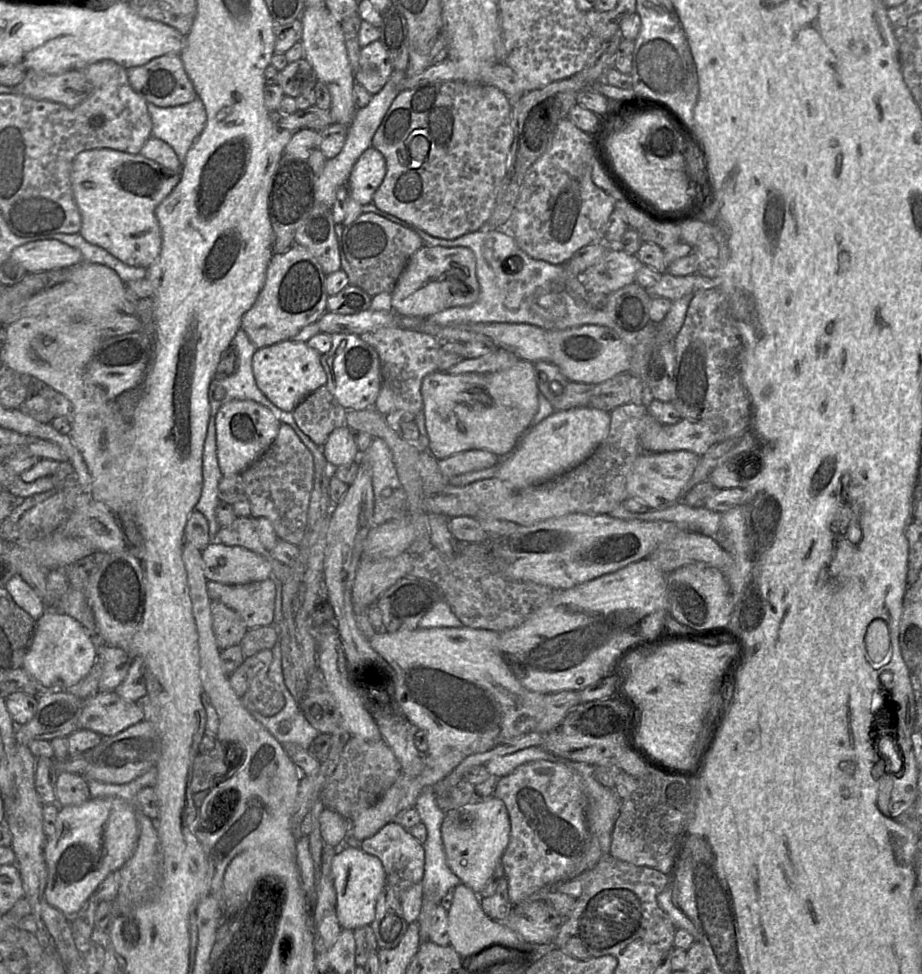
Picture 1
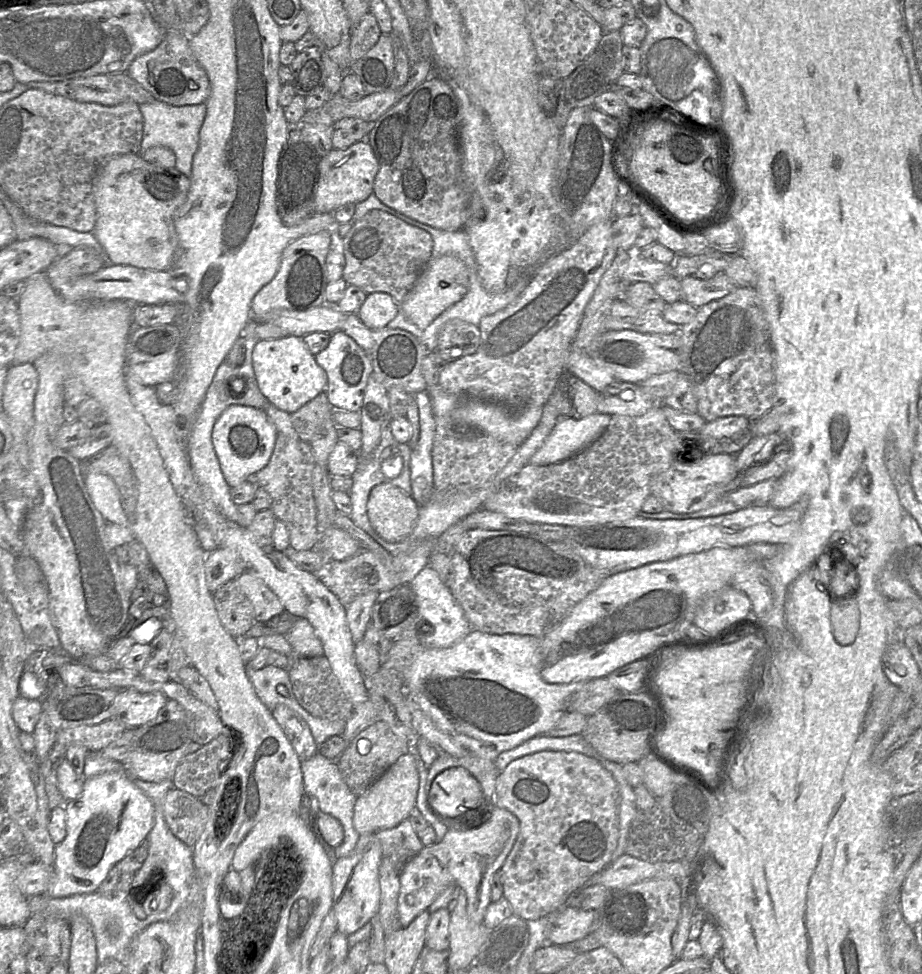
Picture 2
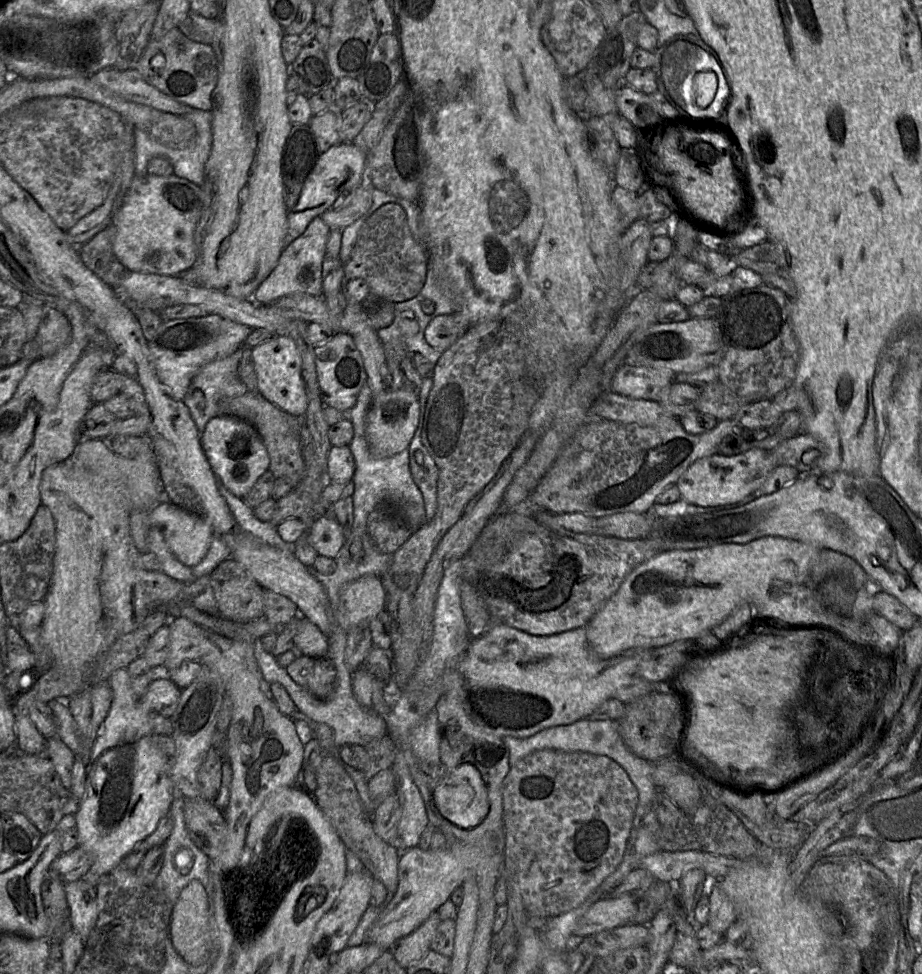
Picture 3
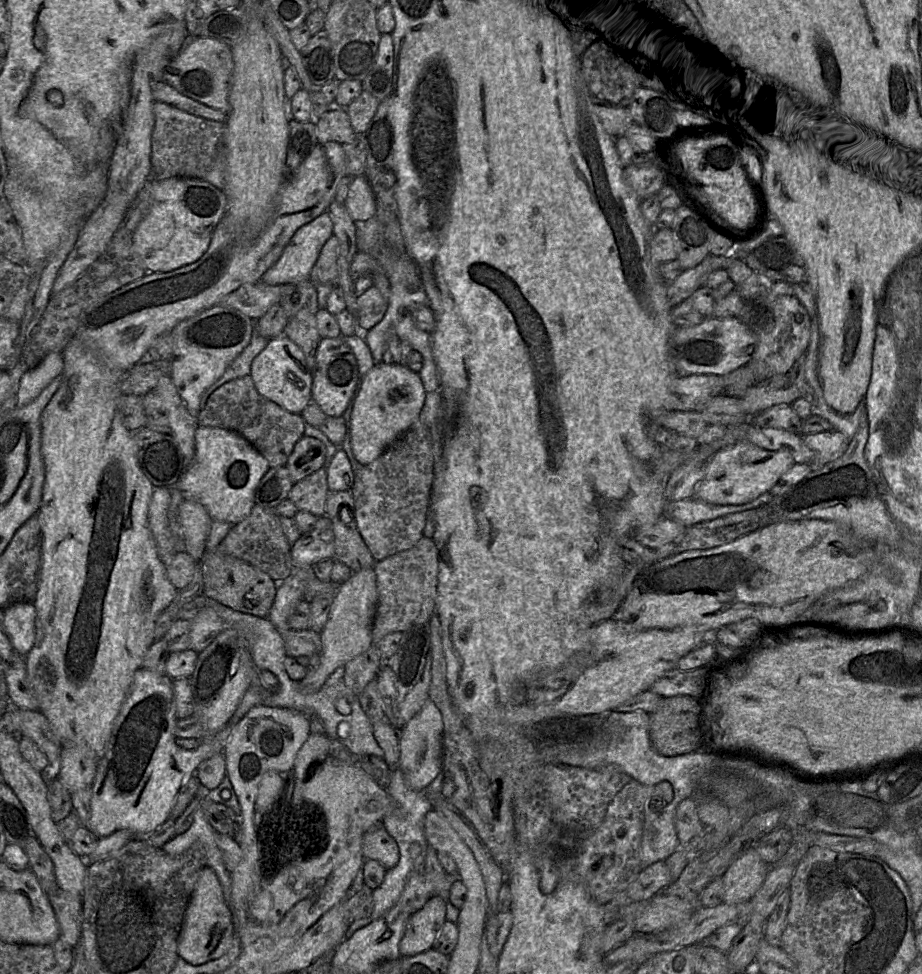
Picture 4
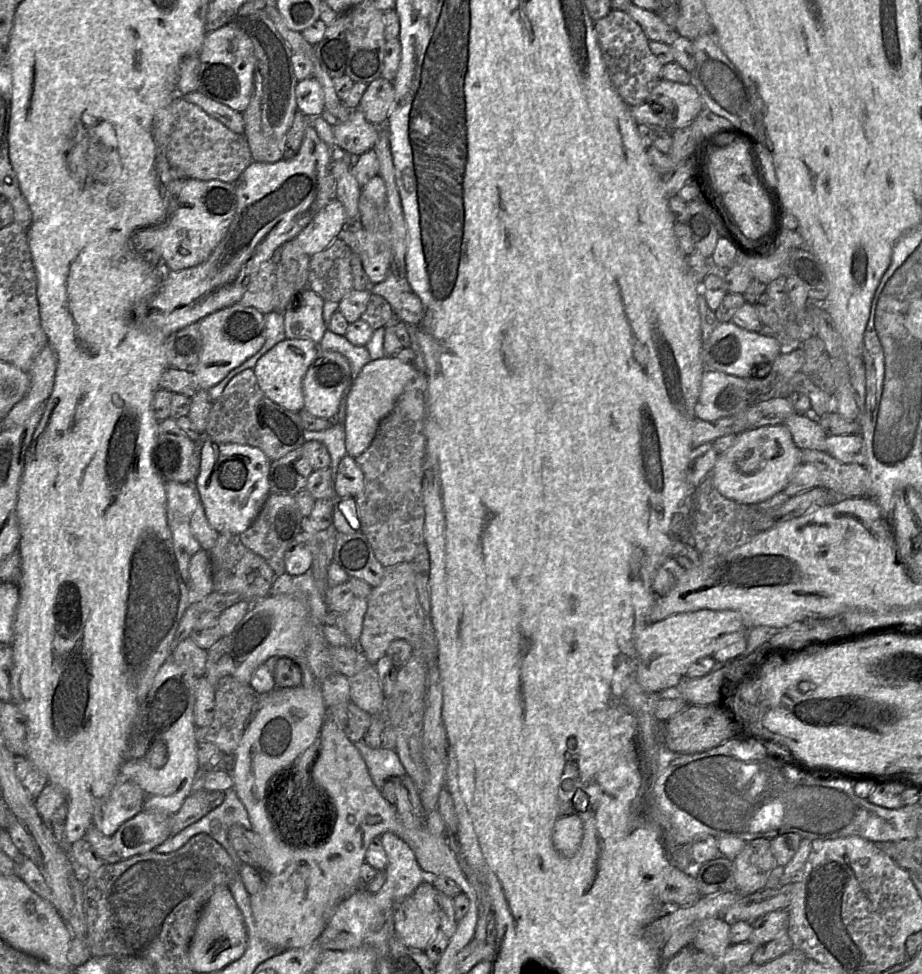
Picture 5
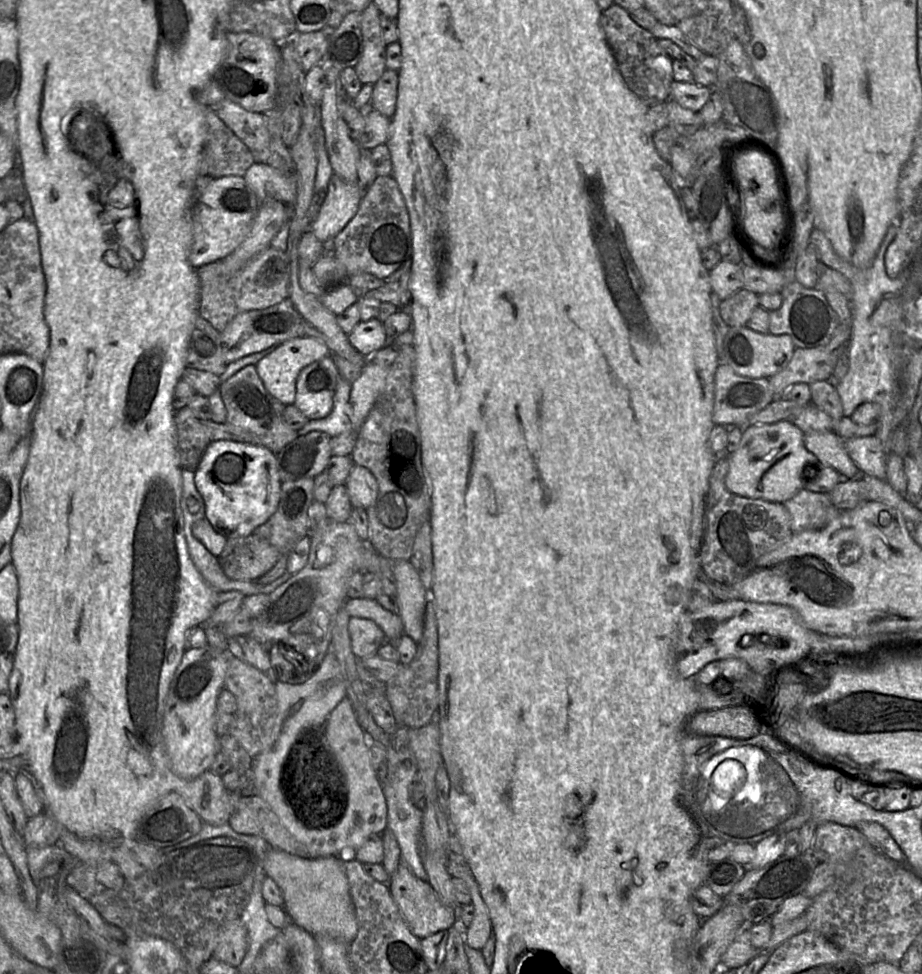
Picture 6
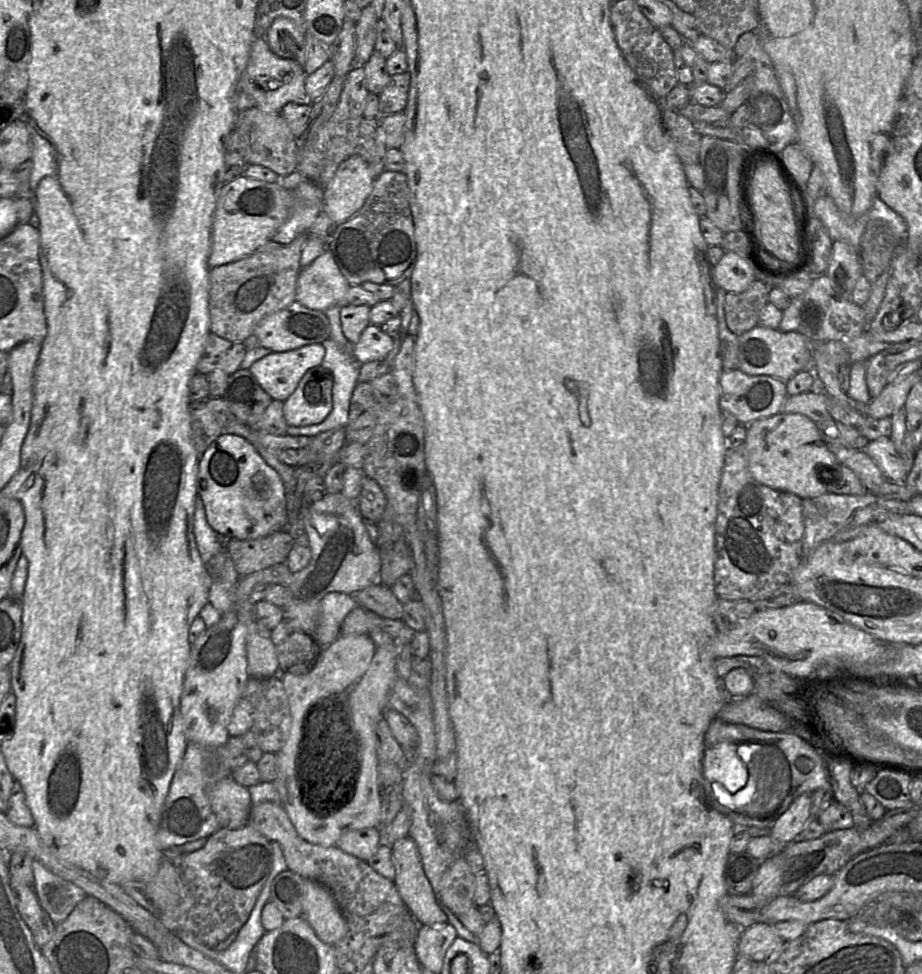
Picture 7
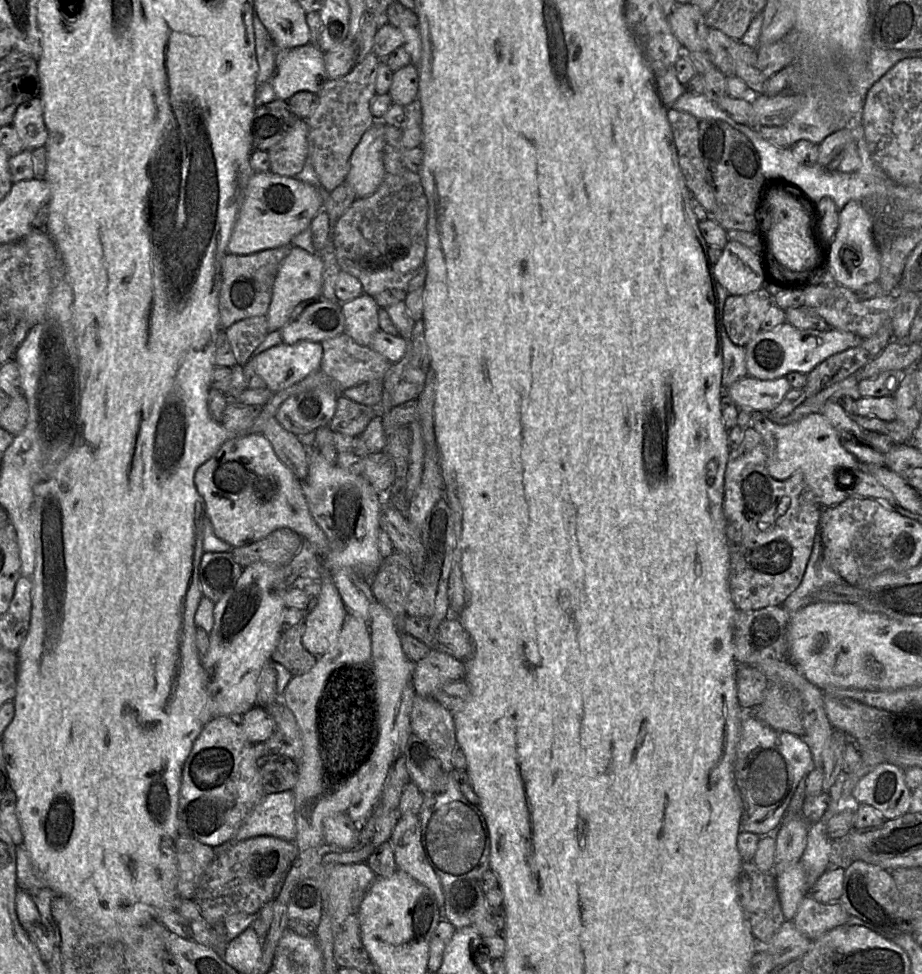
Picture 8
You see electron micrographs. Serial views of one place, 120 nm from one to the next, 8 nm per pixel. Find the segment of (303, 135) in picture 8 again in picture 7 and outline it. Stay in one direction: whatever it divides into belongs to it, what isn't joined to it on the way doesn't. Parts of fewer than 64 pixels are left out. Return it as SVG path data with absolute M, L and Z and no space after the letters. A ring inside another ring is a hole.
M257 107L239 110L238 122L251 126L250 141L245 150L248 165L256 164L267 167L279 177L285 177L296 170L299 139L292 134L280 112L266 113Z

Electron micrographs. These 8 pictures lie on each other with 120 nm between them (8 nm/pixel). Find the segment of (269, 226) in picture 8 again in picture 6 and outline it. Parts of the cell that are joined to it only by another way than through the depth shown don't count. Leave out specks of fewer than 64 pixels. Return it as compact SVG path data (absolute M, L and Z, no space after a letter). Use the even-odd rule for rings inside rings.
M225 176L211 180L201 192L196 193L192 208L193 242L188 257L191 266L195 269L200 268L231 254L247 236L258 207L256 195L242 176Z

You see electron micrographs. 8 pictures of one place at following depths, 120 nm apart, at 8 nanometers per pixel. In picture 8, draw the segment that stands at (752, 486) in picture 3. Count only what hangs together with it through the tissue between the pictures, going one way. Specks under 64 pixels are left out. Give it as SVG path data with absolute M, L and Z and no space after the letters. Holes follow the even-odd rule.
M769 412L753 413L751 426L764 439L767 448L767 470L774 479L786 480L795 473L802 473L822 507L838 505L850 497L855 480L850 481L846 487L839 486L837 473L841 469L855 471L863 465L843 447L837 430L821 412L809 414L788 424L771 420L764 414Z

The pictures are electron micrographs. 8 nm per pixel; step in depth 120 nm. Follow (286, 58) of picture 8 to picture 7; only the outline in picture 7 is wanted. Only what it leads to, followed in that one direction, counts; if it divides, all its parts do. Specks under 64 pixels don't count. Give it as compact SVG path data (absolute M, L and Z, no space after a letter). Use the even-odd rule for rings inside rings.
M256 37L251 46L248 63L238 80L237 92L250 96L255 107L260 110L277 113L289 102L312 103L305 89L306 77L303 66L294 60L277 56L269 48L265 37Z

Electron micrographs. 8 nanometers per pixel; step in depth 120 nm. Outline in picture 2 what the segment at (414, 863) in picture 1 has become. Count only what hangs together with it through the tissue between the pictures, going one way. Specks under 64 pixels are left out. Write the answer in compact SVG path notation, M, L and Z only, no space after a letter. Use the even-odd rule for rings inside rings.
M409 818L392 828L376 832L376 837L381 845L382 856L391 860L398 873L426 847L420 841Z

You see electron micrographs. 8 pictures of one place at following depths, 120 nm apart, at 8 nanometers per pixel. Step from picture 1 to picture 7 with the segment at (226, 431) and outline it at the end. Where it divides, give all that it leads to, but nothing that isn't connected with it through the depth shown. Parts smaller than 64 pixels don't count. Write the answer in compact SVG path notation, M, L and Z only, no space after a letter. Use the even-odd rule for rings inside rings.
M222 433L200 456L197 492L210 527L223 539L251 540L283 531L288 523L285 486L246 438Z

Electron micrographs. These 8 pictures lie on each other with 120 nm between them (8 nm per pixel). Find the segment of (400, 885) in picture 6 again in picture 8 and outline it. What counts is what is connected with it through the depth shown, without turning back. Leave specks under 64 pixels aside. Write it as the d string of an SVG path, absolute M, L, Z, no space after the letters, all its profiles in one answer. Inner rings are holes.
M419 814L400 816L390 841L397 870L407 873L434 894L445 919L444 893L439 876L429 862L422 845Z

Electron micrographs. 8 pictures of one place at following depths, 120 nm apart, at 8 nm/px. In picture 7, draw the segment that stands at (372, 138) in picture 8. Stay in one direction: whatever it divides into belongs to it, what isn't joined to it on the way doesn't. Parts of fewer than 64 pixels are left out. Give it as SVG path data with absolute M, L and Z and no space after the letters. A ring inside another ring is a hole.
M358 154L342 161L324 187L322 211L335 223L348 220L364 204L375 178L368 163Z

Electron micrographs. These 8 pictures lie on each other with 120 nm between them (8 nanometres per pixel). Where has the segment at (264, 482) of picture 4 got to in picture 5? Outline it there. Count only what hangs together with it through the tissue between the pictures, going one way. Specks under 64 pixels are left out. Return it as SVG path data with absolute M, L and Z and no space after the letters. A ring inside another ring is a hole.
M300 446L271 462L268 475L270 494L297 496L301 490L305 489L312 473L308 455Z

